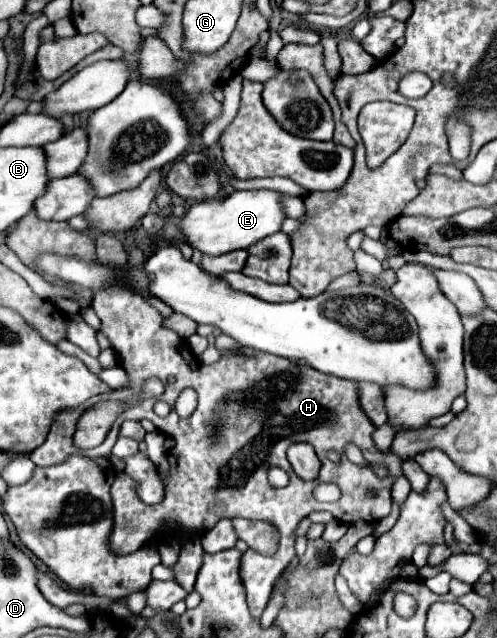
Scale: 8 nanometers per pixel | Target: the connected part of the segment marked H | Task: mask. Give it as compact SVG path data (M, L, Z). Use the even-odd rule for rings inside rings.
M112 288L112 292L96 292L94 300L92 300L92 308L94 312L98 314L98 318L102 320L102 332L108 336L108 340L112 342L112 348L116 350L118 358L120 358L120 366L126 370L126 374L130 376L130 388L124 388L124 390L114 390L114 392L108 392L108 394L100 394L100 396L94 396L92 400L88 400L82 408L76 408L76 410L70 410L70 412L62 412L56 422L52 424L52 430L46 438L46 442L36 448L36 452L30 454L30 460L36 464L36 466L56 466L56 464L62 464L68 456L74 454L74 446L72 446L72 437L74 430L76 430L76 424L80 420L80 416L90 410L92 406L96 406L98 402L104 402L104 400L120 400L120 402L128 402L128 406L124 408L124 412L114 420L108 436L102 444L95 449L91 449L91 458L106 457L111 455L112 448L118 439L118 430L120 430L120 424L124 420L142 420L142 418L148 418L160 432L168 434L174 438L176 442L176 448L172 448L168 452L168 462L170 462L170 472L168 476L160 476L162 482L164 482L164 500L154 504L154 506L148 506L144 504L140 498L138 498L138 492L136 492L136 480L132 480L130 476L126 476L125 472L119 472L115 476L114 483L112 484L112 502L114 502L114 532L112 532L112 544L110 548L116 552L116 554L130 554L130 552L136 552L138 548L146 546L146 542L150 542L150 538L162 538L164 534L168 536L168 528L172 534L176 536L184 536L184 534L190 534L190 536L202 536L206 534L208 530L212 530L216 526L216 522L220 518L248 518L248 520L264 520L264 522L270 522L274 524L278 530L280 530L280 548L274 556L263 556L258 552L254 552L252 549L248 549L241 558L240 563L240 577L244 586L246 586L246 594L248 594L248 608L252 612L252 616L256 616L256 612L262 612L266 602L268 602L268 596L274 588L274 584L278 582L282 570L290 564L290 560L294 558L294 530L298 526L298 522L302 518L306 518L310 512L314 510L328 510L332 512L332 516L340 522L356 522L356 520L364 520L368 524L374 524L376 520L384 518L390 514L390 486L392 486L392 480L388 476L384 478L378 478L374 468L376 466L384 466L386 462L380 464L380 460L388 460L390 464L396 462L398 464L398 474L402 474L400 470L400 460L396 460L396 456L392 456L390 452L388 454L380 454L372 442L372 432L374 432L374 426L370 424L368 418L364 418L360 406L358 406L358 396L356 396L356 384L352 380L344 380L344 378L338 378L338 376L330 376L330 374L324 374L324 372L318 372L314 368L308 368L308 366L300 366L288 358L278 358L278 356L272 356L272 354L256 354L252 358L246 358L246 356L222 356L216 364L212 366L206 366L202 364L190 350L188 350L188 344L186 340L182 340L176 332L172 330L166 330L162 328L162 316L156 312L156 308L152 308L148 304L146 298L142 296L136 296L136 292L124 292L124 288ZM168 376L174 376L176 382L174 384L168 384L166 378ZM148 378L160 378L164 382L164 394L160 398L148 398L148 400L140 400L138 402L138 394L142 392L144 388L144 382ZM184 388L192 388L196 390L198 394L198 408L194 410L194 414L190 418L180 418L176 414L176 410L172 410L166 418L158 418L154 412L152 412L152 406L156 400L164 400L168 402L170 406L174 406L176 398L180 396L180 392ZM242 406L252 406L252 418L254 418L254 424L244 432L236 432L234 430L234 422L238 418L238 414L244 410ZM296 442L306 442L306 444L312 444L320 462L322 462L322 470L320 470L320 476L318 480L312 480L312 482L304 482L300 480L288 458L286 458L286 450L288 446L296 444ZM348 442L354 442L364 458L366 458L366 466L356 466L352 464L348 458L342 458L340 456L340 462L332 462L328 460L328 450L336 450L342 454L344 446ZM272 466L278 466L282 470L286 470L286 474L290 476L290 482L288 486L284 488L274 488L270 486L268 482L268 470ZM316 482L318 484L326 484L326 482L332 482L340 488L338 482L344 482L344 490L340 500L338 502L318 502L314 498L314 488L316 488ZM368 488L374 488L376 490L376 496L370 498L366 496L366 490ZM352 490L356 492L356 496L362 496L362 498L354 498L358 500L358 504L354 504L352 508Z

